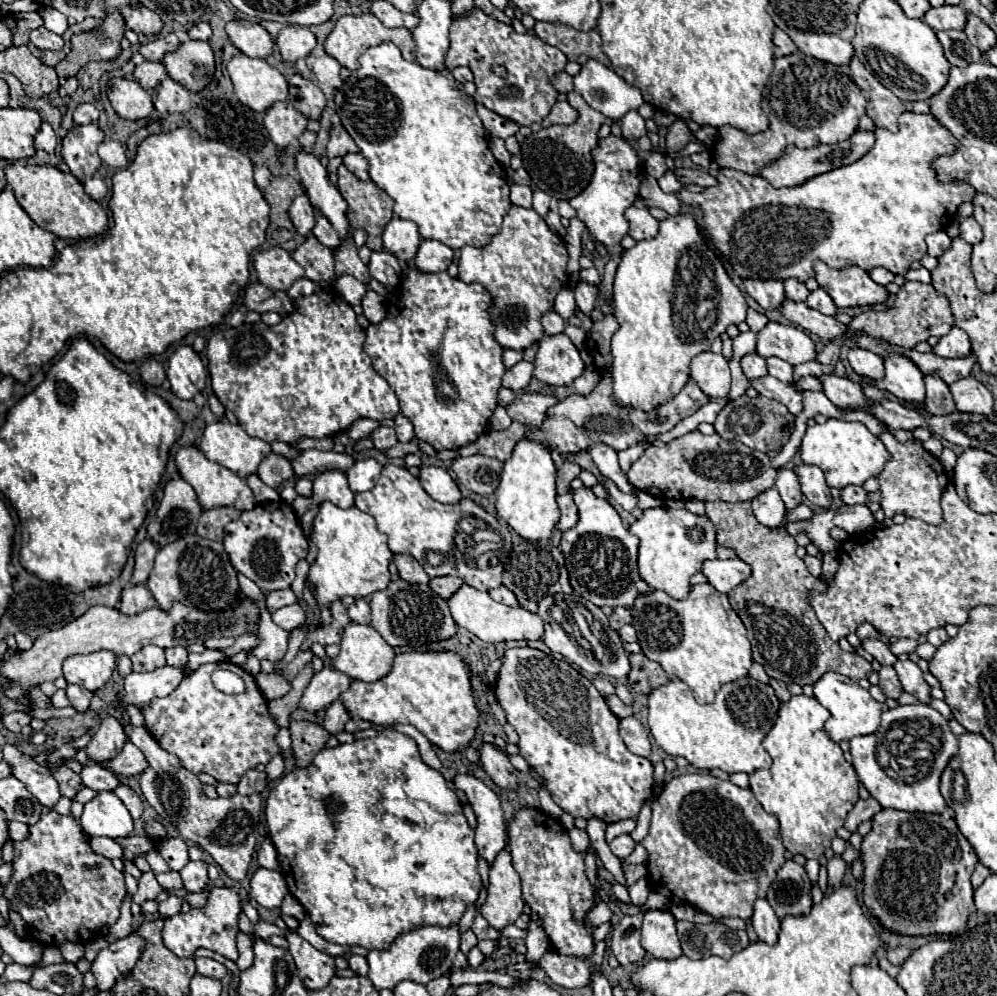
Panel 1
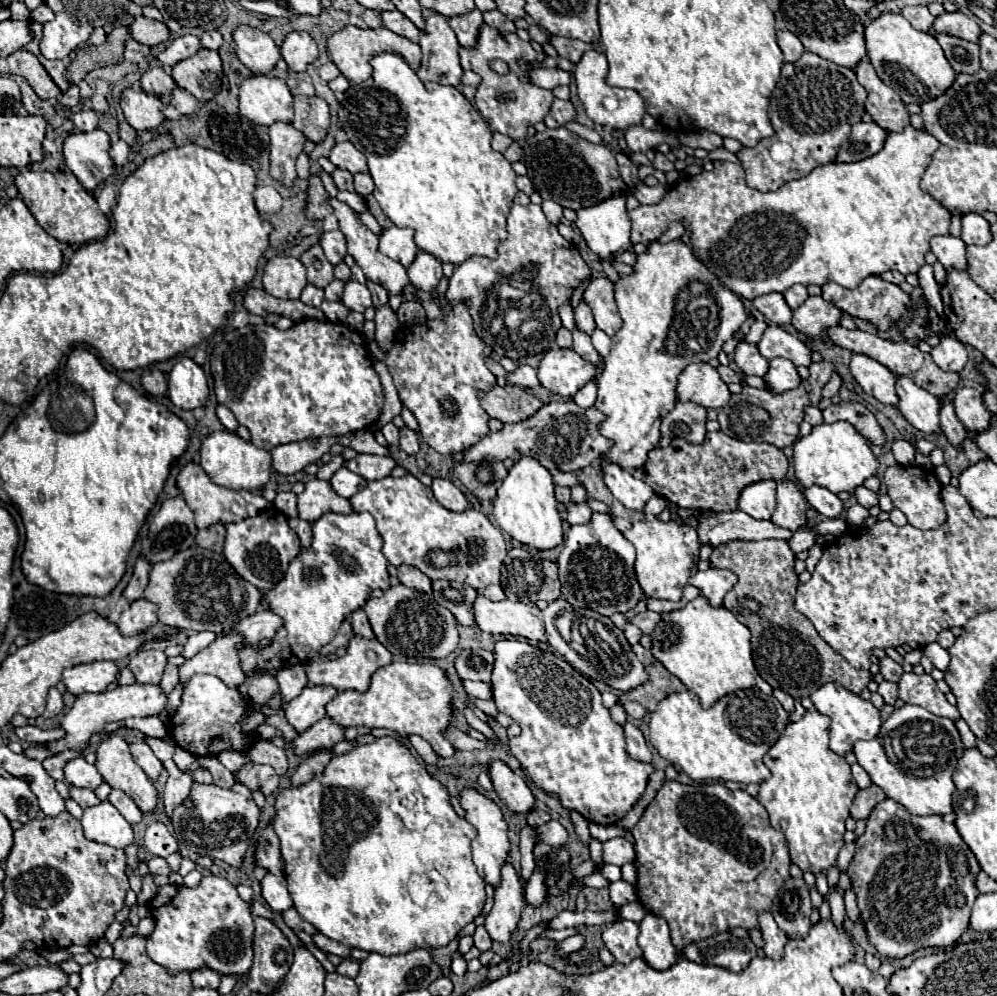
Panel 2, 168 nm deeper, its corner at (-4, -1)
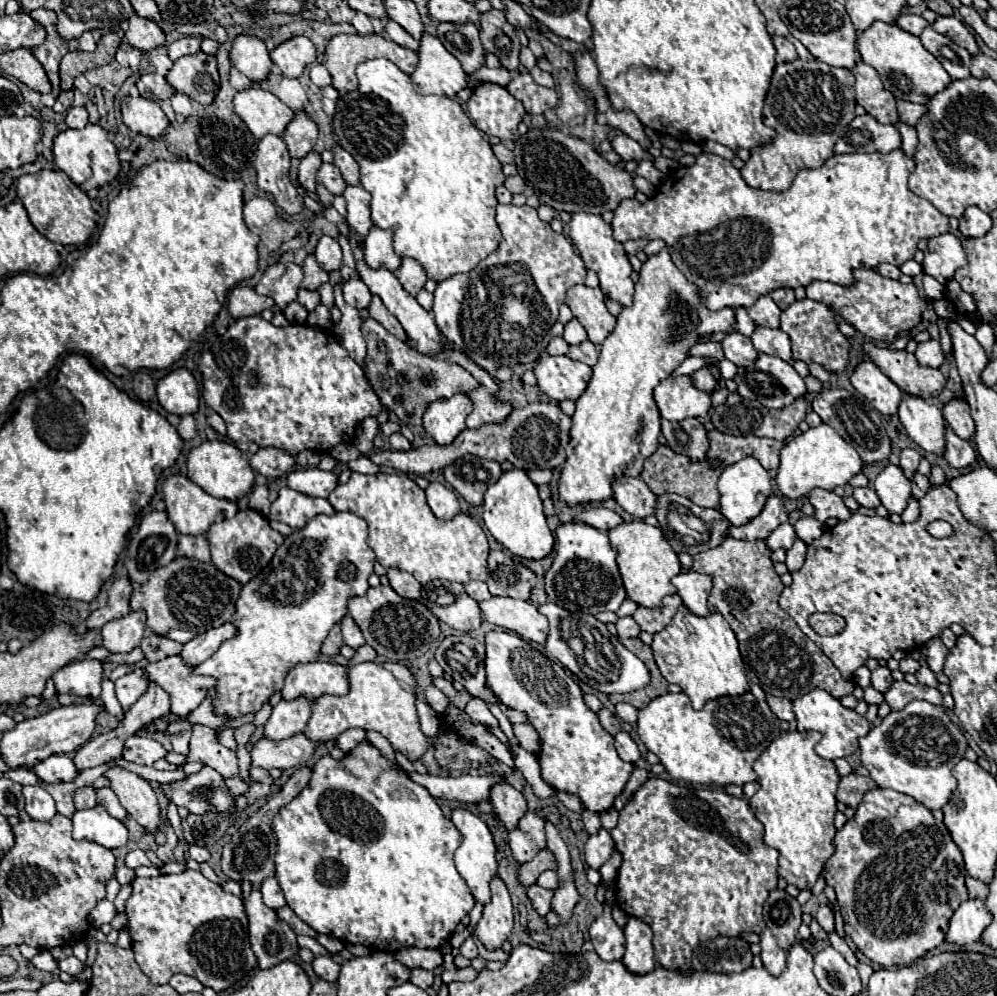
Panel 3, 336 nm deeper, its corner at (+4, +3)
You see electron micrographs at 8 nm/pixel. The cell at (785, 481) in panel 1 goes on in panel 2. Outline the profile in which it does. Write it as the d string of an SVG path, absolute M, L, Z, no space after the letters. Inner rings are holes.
M792 481L778 483L778 505L770 517L770 521L782 529L796 531L798 527L806 525L806 501L800 487Z

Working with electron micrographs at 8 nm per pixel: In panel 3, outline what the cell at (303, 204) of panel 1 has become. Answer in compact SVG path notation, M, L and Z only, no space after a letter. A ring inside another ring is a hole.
M308 153L302 161L300 161L300 167L298 167L298 181L304 189L308 191L316 191L316 173L320 169L322 161L320 161L320 155L318 153Z

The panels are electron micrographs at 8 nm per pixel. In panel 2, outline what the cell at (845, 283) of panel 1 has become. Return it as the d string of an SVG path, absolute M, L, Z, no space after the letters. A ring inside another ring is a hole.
M876 275L866 277L862 281L862 285L856 287L856 289L844 289L836 283L826 283L826 285L822 285L822 297L826 301L834 303L840 311L872 323L878 331L888 331L910 309L910 295L904 293L898 285L882 281L882 277L876 277Z

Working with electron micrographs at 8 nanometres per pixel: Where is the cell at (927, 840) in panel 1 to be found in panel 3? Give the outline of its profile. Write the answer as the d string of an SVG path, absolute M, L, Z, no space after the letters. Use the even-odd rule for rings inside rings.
M878 787L866 793L854 819L836 833L834 845L836 851L824 867L826 883L836 891L846 933L868 959L884 967L904 965L944 943L948 921L958 905L968 899L968 891L964 885L966 867L962 853L942 821L936 821L934 815L912 797Z

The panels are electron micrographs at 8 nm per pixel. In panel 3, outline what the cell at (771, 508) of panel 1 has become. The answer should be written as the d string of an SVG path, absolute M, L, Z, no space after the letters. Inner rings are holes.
M744 457L742 461L726 467L718 479L718 491L720 491L720 513L732 523L732 525L744 525L746 521L754 519L768 495L772 493L772 483L770 483L770 473L754 459L754 457Z

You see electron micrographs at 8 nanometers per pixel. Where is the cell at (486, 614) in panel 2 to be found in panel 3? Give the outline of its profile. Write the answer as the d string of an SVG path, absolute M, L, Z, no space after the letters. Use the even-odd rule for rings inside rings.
M492 597L478 603L482 617L498 627L518 633L526 641L544 643L548 633L548 621L530 601L512 597Z

